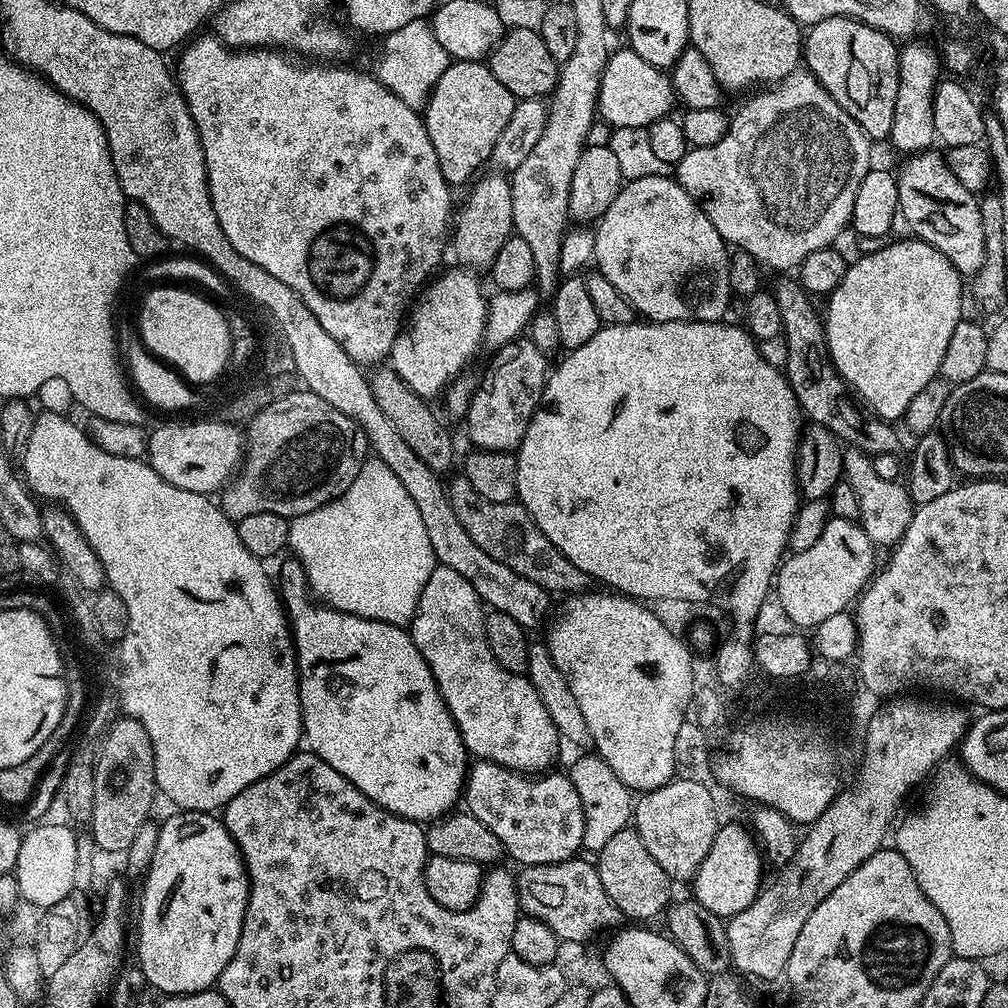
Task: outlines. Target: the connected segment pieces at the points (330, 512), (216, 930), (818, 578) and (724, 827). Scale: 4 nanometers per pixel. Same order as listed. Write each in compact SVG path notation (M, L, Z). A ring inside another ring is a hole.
M375 458L365 460L362 470L358 470L358 478L354 478L354 482L350 482L348 489L337 500L332 500L318 510L310 510L310 514L302 514L295 517L289 523L288 548L291 555L299 560L300 565L303 566L304 578L308 582L311 595L321 605L337 608L346 614L354 614L362 618L370 618L378 622L401 626L411 625L412 616L416 613L416 607L422 598L422 590L426 586L426 582L430 582L430 574L438 567L434 546L430 546L430 538L426 534L426 525L422 523L422 514L418 514L418 506L414 506L414 498L410 498L410 494L406 494L406 486L402 486L402 482L398 482L398 477L395 476L394 470L390 470L390 466L386 466Z
M180 810L175 814L159 825L152 864L142 880L144 897L140 900L140 937L136 940L138 967L145 981L165 997L206 992L219 981L236 953L248 905L248 870L223 819L211 812Z
M832 516L826 522L826 530L822 530L818 542L814 542L810 550L792 552L781 563L774 577L774 600L776 596L785 618L793 624L791 626L793 629L815 630L822 622L826 622L826 618L849 611L855 605L860 593L867 588L869 580L877 571L876 555L878 555L877 549L870 542L870 538L866 538L866 530L862 530L860 523Z
M726 822L719 825L713 845L706 858L702 859L690 884L694 899L706 906L710 914L721 918L730 918L746 910L746 906L750 906L750 902L754 902L754 898L762 890L760 879L764 876L765 861L753 833L745 825L744 828L740 824Z

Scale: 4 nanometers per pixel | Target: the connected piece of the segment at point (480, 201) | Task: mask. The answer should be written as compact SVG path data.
M507 175L484 176L471 185L472 193L464 200L464 205L459 205L454 216L454 223L450 228L450 252L456 255L455 263L469 270L491 269L492 263L498 257L498 252L508 239L514 236L512 223L514 222L514 202L512 201L512 181Z

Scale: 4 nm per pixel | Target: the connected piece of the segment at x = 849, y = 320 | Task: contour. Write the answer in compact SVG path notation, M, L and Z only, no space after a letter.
M919 238L911 239L912 240L893 239L882 250L857 255L857 260L855 261L853 259L851 263L849 263L842 282L838 282L836 289L828 293L826 297L828 309L823 309L822 312L824 333L826 334L826 342L828 343L828 356L832 360L832 365L836 367L836 372L840 375L841 381L843 381L847 387L849 384L849 386L857 392L855 395L859 397L875 415L889 422L899 421L901 417L903 417L904 411L910 406L911 400L917 396L931 380L937 379L940 367L942 366L942 354L946 354L946 346L950 344L950 334L954 334L954 326L958 326L958 322L962 319L963 312L960 311L964 308L964 296L966 300L965 281L962 279L959 270L950 262L950 258L946 258L946 254L942 254L934 246L926 243L925 240Z

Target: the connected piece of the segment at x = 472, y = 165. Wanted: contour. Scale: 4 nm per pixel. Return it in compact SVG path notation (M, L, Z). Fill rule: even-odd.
M458 60L449 64L422 109L426 134L430 134L438 166L442 166L442 178L446 178L449 186L467 185L468 176L475 177L476 168L491 161L494 146L502 138L502 130L506 130L506 122L510 122L517 103L510 90L494 78L487 63Z

